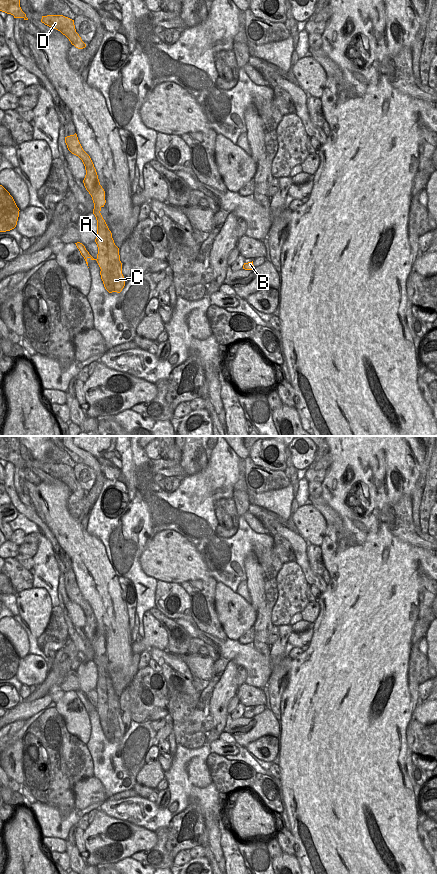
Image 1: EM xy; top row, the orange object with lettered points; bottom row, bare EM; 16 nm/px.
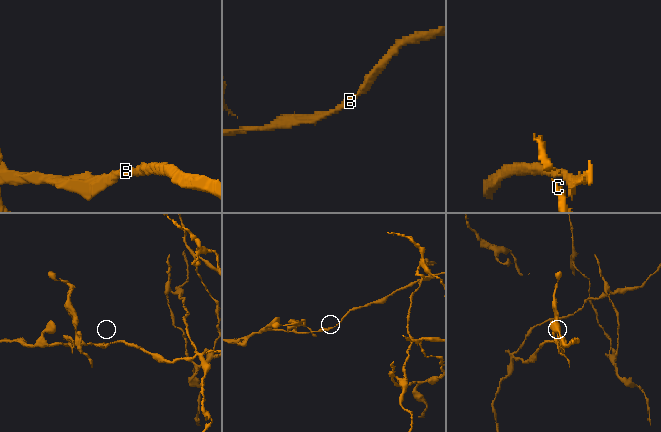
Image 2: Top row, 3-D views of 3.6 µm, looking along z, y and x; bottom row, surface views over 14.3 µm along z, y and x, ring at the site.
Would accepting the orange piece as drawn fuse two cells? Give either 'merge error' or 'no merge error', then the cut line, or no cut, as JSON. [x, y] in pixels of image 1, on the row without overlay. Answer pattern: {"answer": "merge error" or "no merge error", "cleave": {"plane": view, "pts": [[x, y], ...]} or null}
{"answer": "merge error", "cleave": {"plane": "xy", "pts": [[121, 711], [118, 711], [111, 721], [110, 732], [112, 739]]}}

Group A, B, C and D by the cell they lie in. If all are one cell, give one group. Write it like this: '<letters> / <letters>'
A B D / C

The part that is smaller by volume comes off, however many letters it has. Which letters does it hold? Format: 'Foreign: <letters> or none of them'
Foreign: C.

